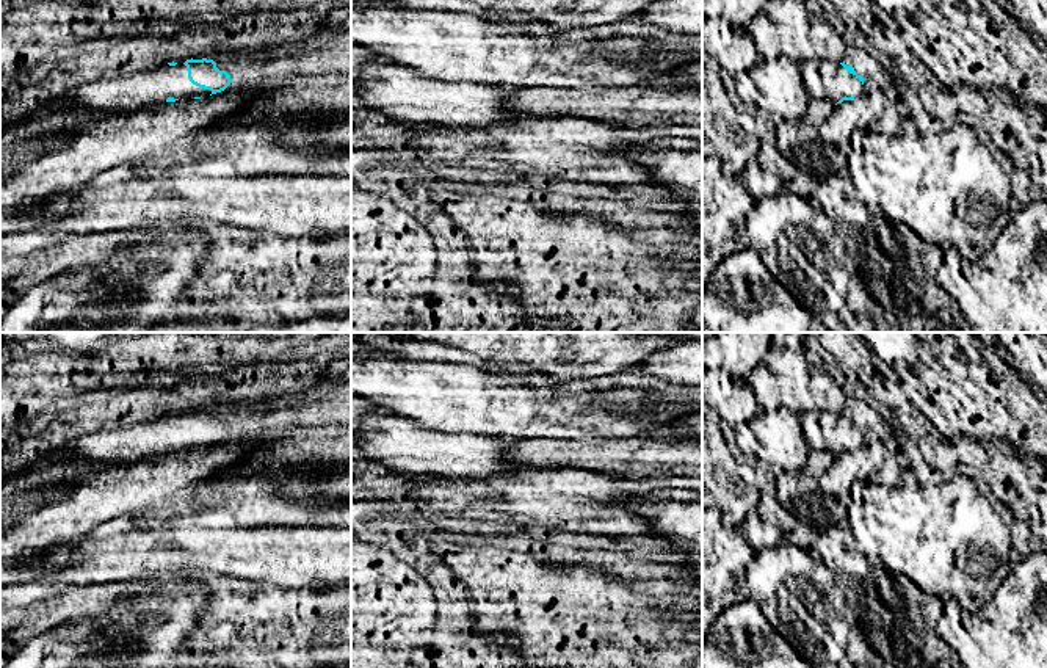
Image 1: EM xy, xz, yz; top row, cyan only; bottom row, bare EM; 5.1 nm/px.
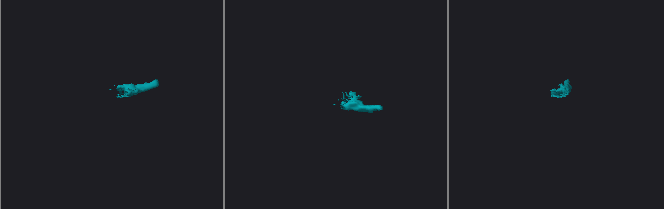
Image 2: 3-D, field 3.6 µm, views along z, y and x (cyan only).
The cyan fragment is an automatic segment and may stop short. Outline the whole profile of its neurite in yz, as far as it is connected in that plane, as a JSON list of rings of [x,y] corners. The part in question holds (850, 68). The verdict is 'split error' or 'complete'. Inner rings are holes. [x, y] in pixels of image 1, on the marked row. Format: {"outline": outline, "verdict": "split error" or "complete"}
{"outline": [[[809,60],[801,66],[804,88],[810,99],[826,99],[837,103],[856,100],[864,88],[864,78],[853,64]]], "verdict": "split error"}

